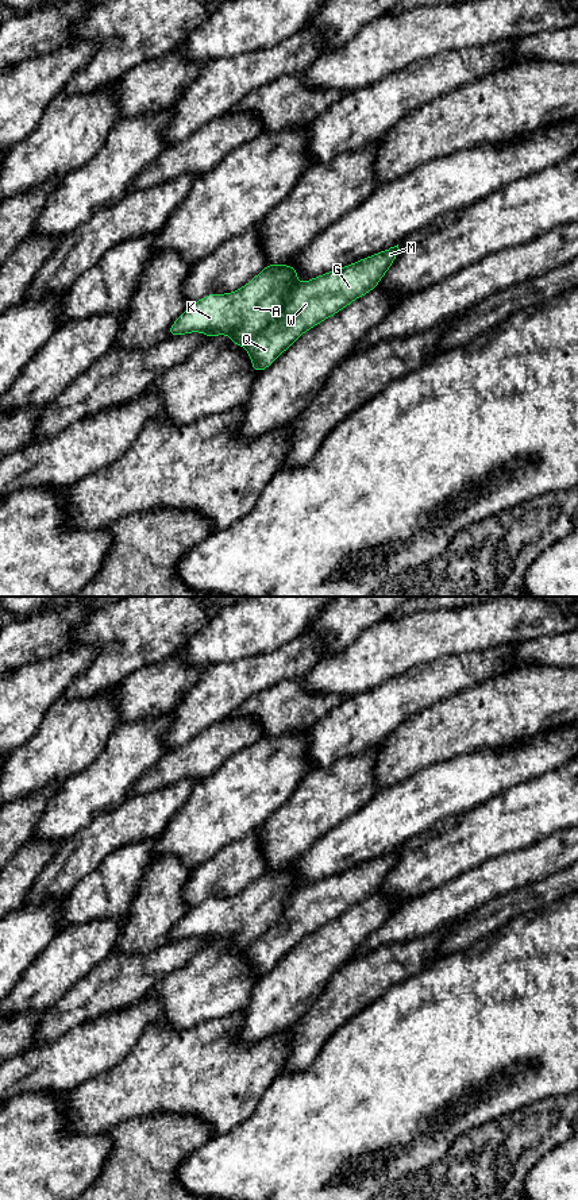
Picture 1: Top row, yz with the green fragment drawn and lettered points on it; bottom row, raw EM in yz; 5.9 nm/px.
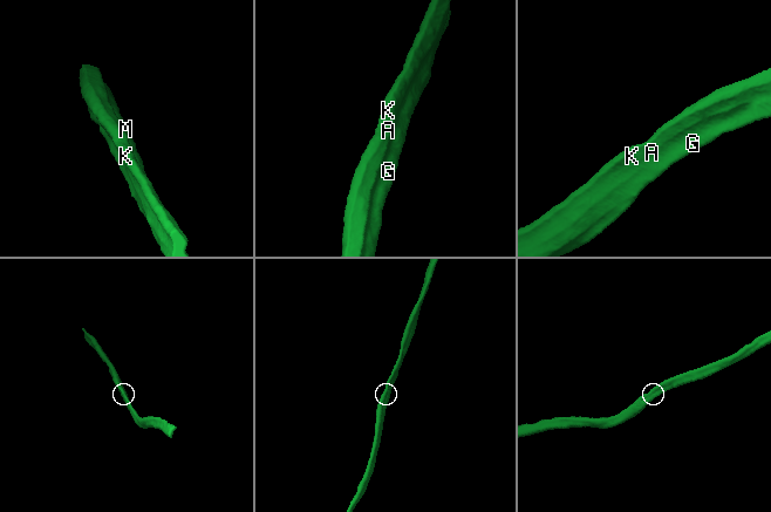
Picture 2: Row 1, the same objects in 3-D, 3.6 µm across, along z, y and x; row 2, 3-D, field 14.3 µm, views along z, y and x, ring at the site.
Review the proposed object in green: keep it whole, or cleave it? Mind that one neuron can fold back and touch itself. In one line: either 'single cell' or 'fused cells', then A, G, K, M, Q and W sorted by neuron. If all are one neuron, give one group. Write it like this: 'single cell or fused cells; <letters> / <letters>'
fused cells; A K / G M Q W

